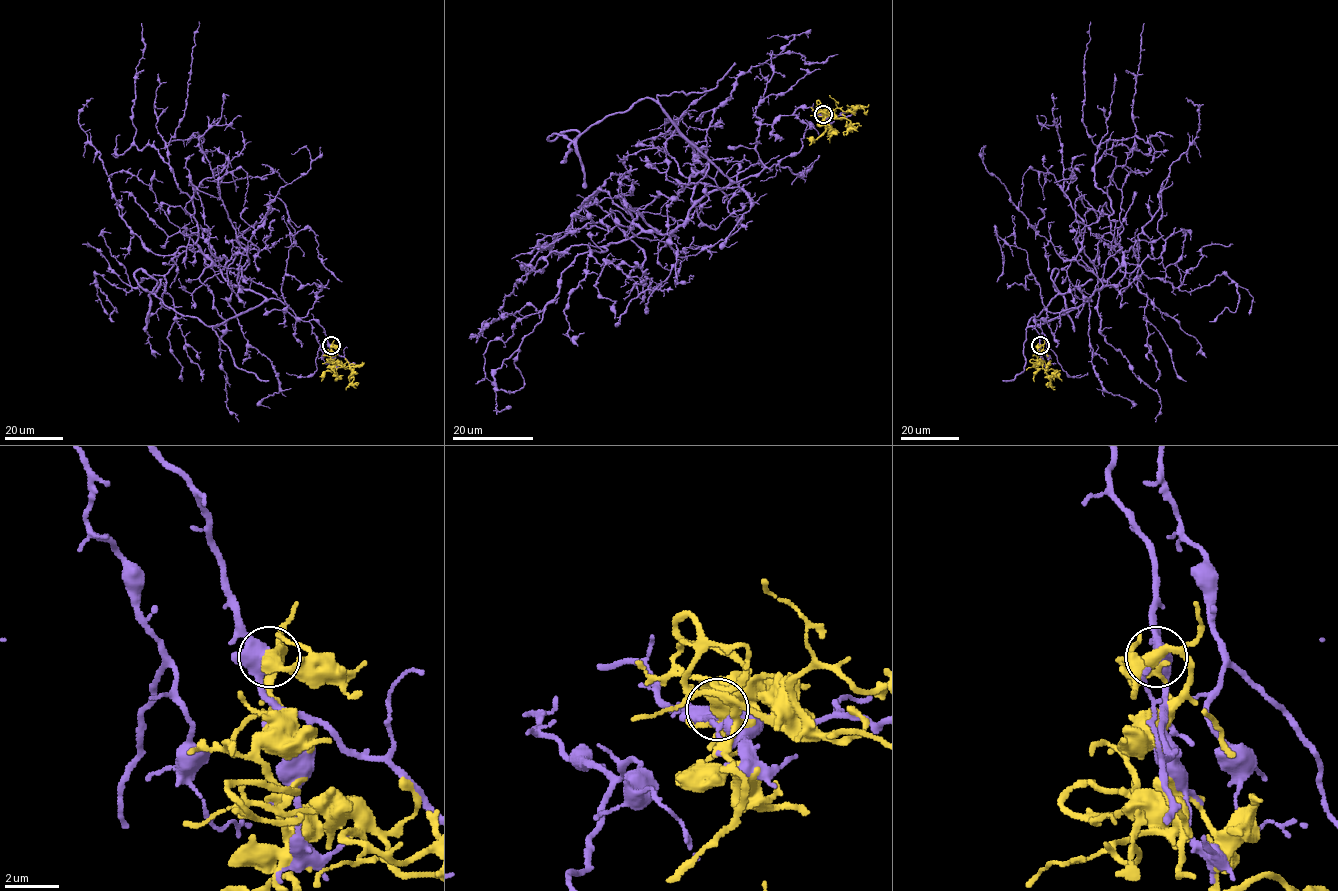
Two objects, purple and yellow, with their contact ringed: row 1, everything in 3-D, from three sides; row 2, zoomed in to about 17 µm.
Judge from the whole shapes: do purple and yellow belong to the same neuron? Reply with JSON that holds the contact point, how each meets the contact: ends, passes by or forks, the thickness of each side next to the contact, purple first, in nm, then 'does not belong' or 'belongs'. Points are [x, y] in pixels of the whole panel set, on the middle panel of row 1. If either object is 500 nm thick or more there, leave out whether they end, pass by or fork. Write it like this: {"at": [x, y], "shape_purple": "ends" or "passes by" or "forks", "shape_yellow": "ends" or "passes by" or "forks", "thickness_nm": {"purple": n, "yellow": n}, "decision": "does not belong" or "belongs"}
{"at": [823, 114], "shape_purple": "forks", "shape_yellow": "passes by", "thickness_nm": {"purple": 400, "yellow": 440}, "decision": "does not belong"}

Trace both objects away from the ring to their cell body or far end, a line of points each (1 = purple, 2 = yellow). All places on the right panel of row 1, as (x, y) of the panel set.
1: (1040, 345), (1035, 320), (1077, 308), (1125, 275), (1094, 165), (1106, 150), (1132, 148), (1144, 23)
2: (1040, 345), (1043, 350), (1035, 360), (1030, 361), (1042, 364), (1050, 382), (1046, 383)

